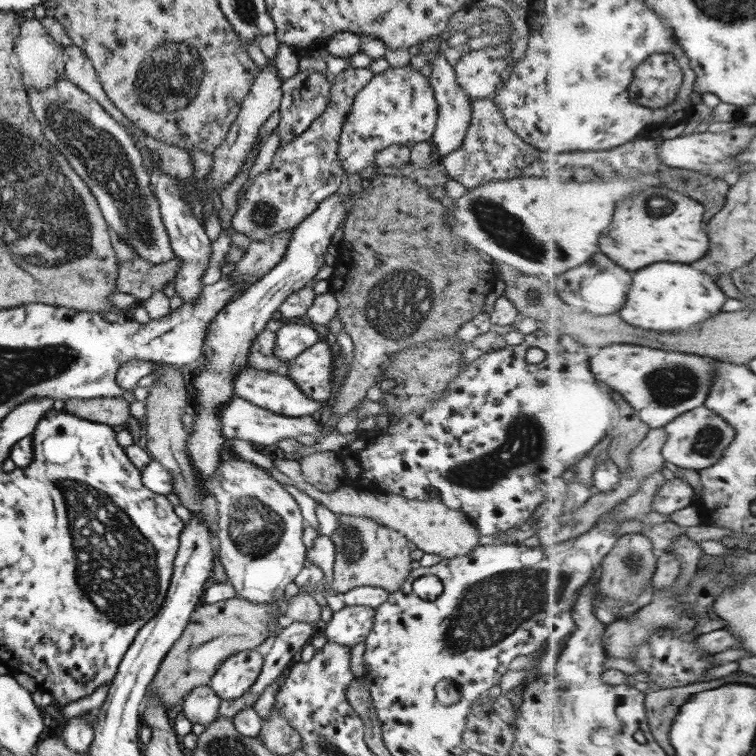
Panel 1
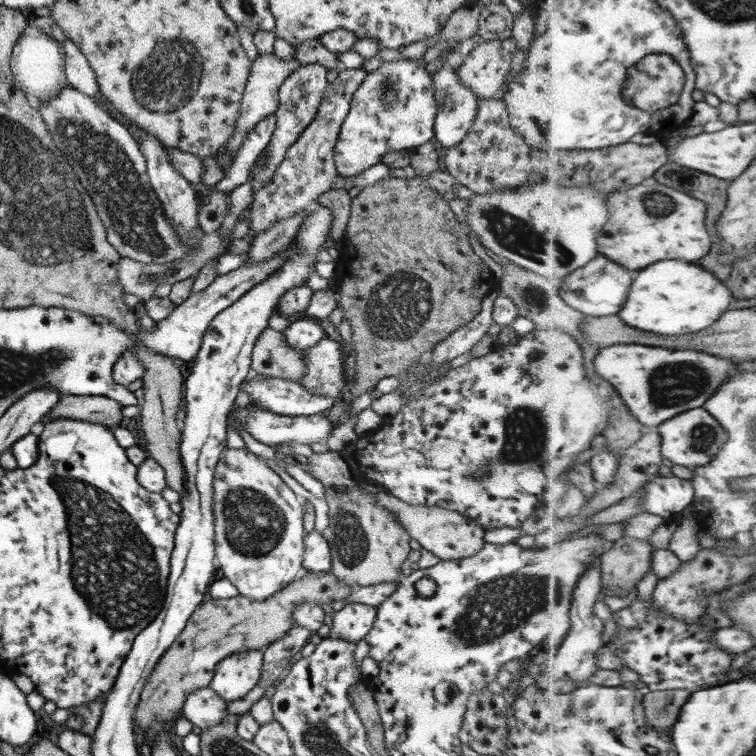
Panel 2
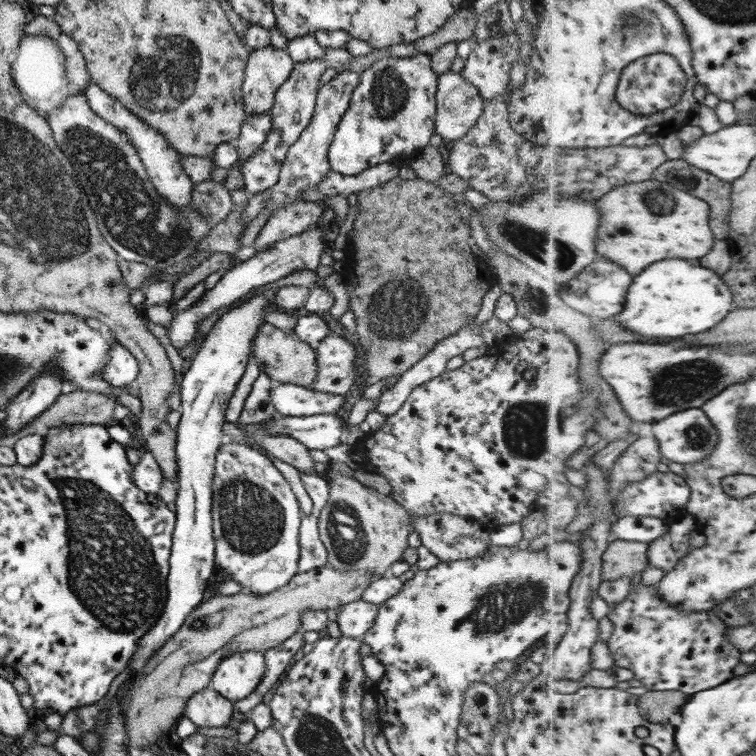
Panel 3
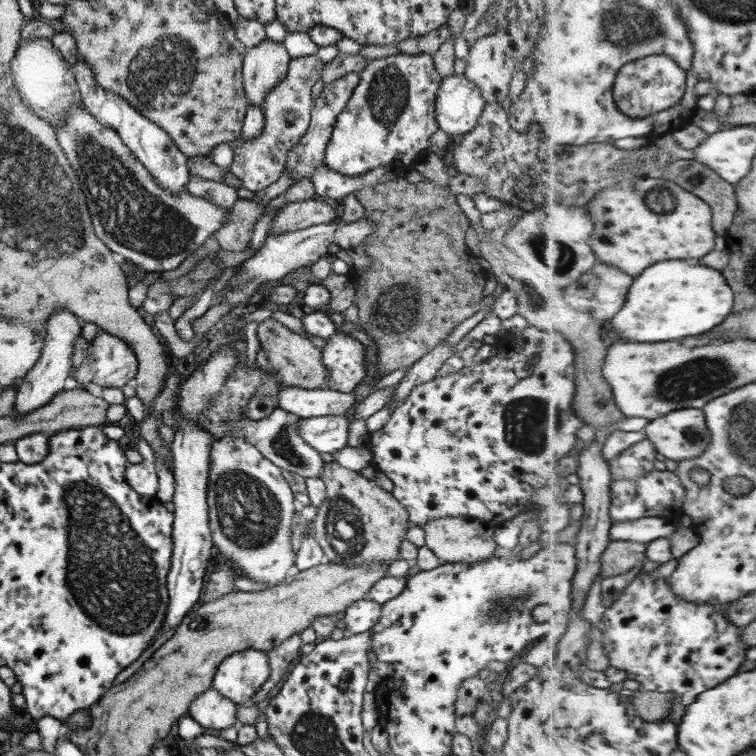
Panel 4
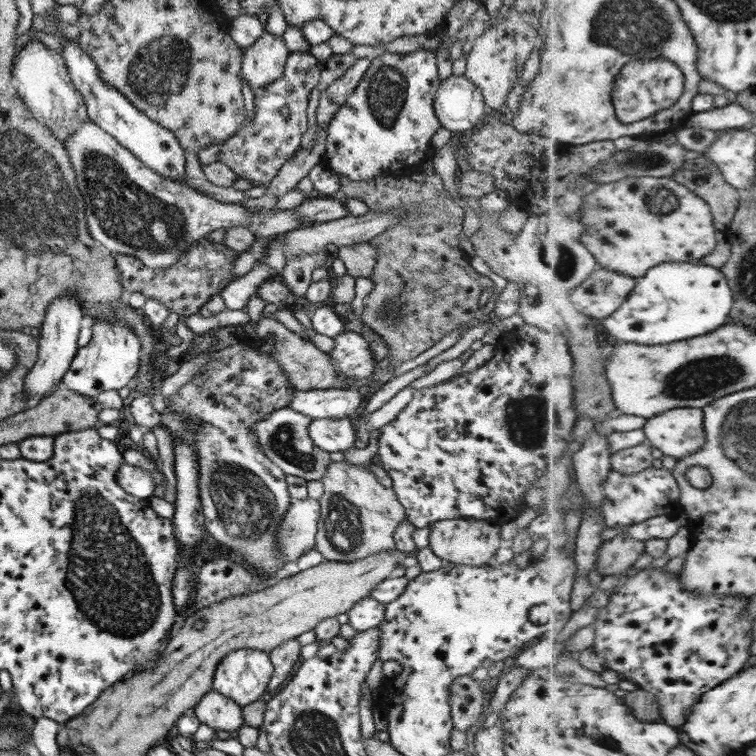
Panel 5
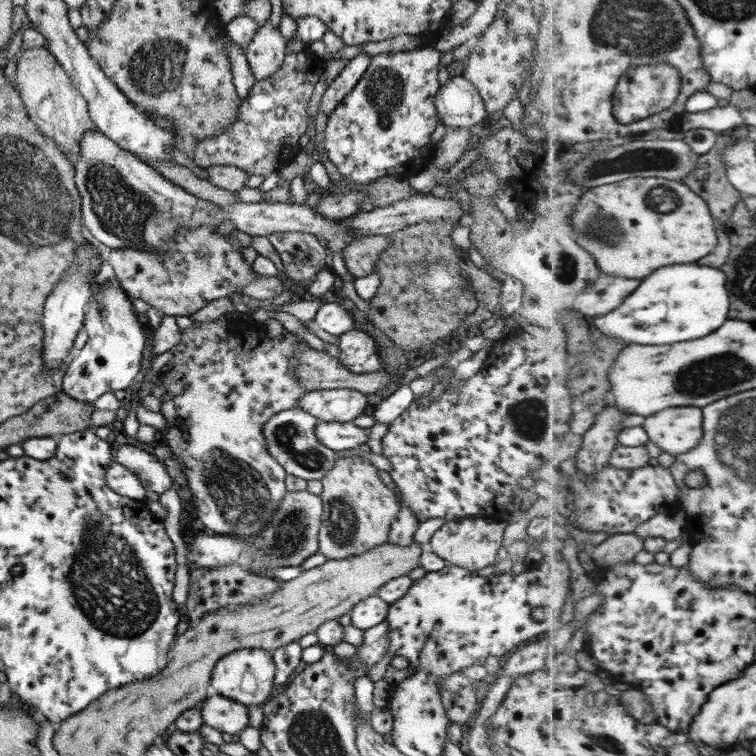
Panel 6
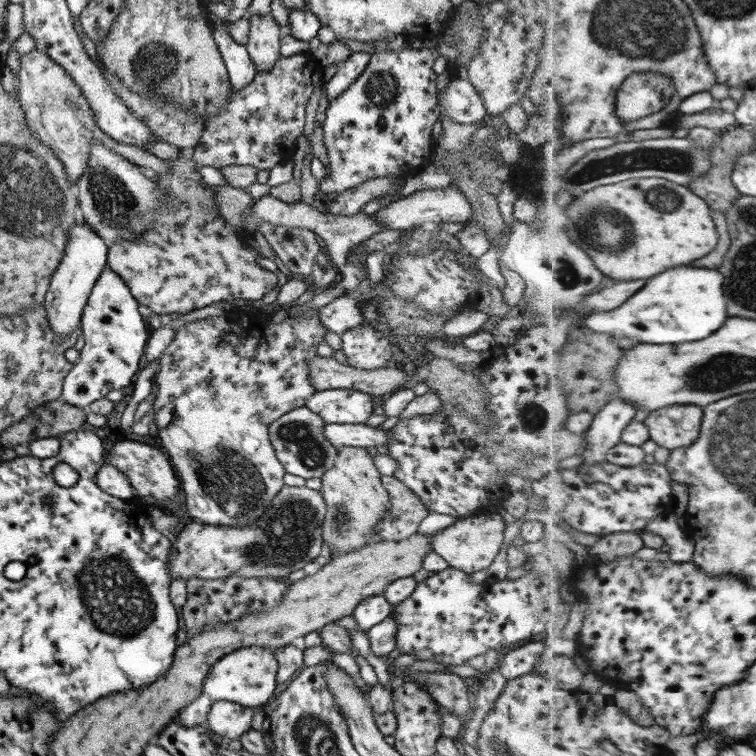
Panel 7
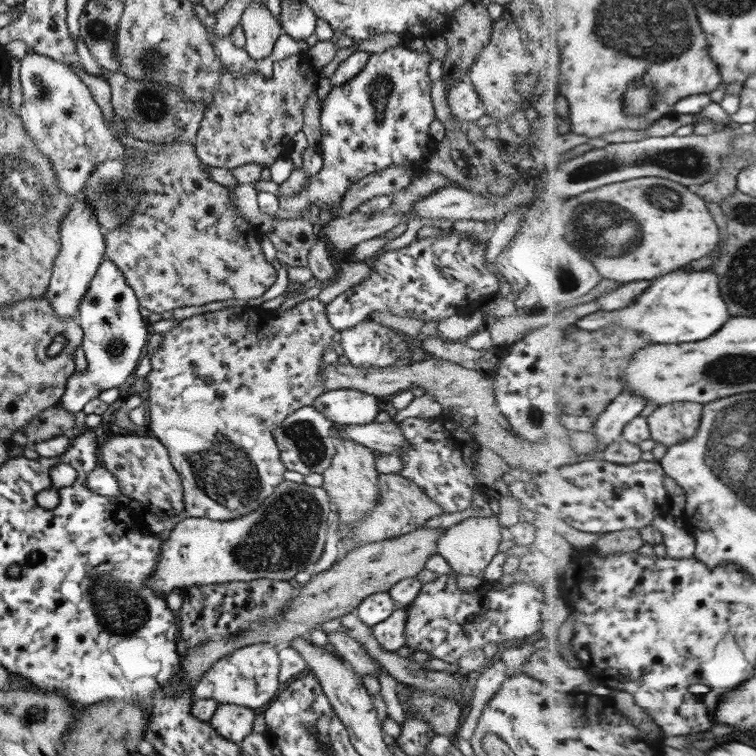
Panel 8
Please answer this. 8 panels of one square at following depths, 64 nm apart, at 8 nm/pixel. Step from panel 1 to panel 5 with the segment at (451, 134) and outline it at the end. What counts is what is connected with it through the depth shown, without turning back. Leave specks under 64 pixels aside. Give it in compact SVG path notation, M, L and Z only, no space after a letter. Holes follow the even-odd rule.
M463 75L440 81L432 106L440 126L451 133L473 128L487 111L478 88Z

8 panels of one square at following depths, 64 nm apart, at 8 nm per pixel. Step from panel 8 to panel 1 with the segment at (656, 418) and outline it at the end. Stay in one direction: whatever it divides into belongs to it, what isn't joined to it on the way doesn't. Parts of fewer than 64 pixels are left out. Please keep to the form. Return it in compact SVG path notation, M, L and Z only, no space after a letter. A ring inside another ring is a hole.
M706 405L682 414L669 425L665 425L664 429L668 434L666 445L662 450L665 461L678 468L691 468L698 471L721 462L736 435L736 428Z

